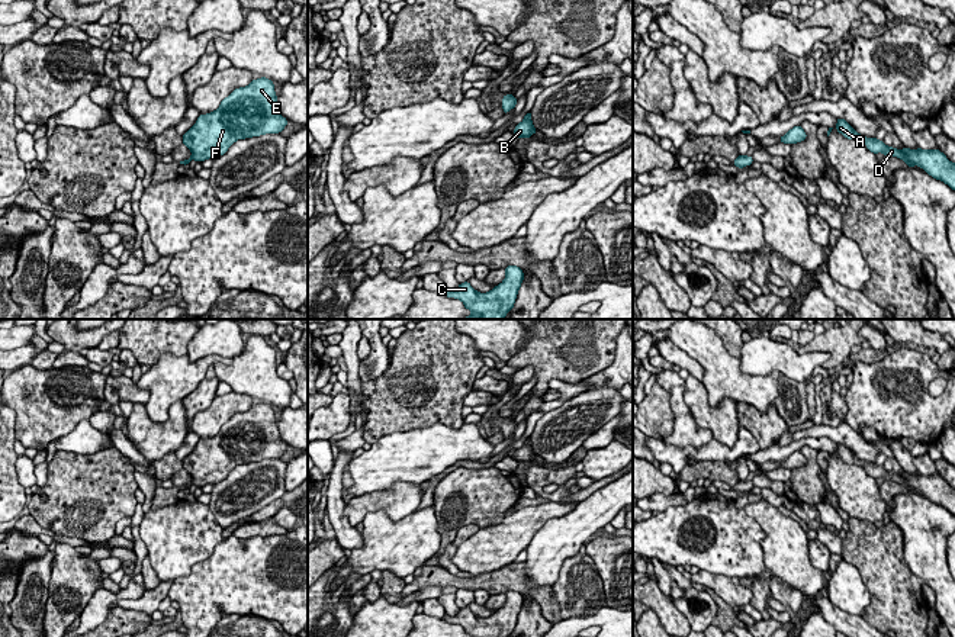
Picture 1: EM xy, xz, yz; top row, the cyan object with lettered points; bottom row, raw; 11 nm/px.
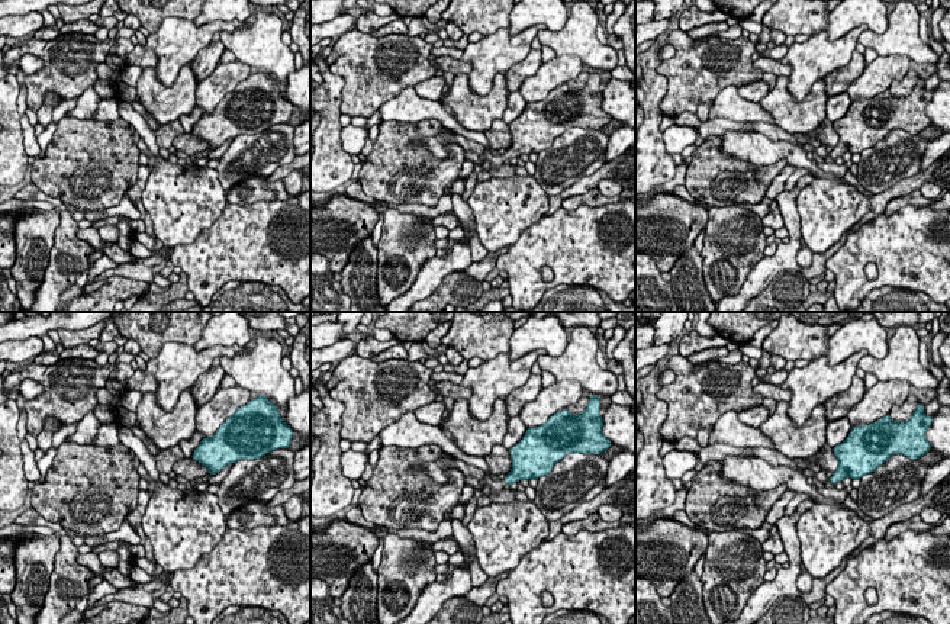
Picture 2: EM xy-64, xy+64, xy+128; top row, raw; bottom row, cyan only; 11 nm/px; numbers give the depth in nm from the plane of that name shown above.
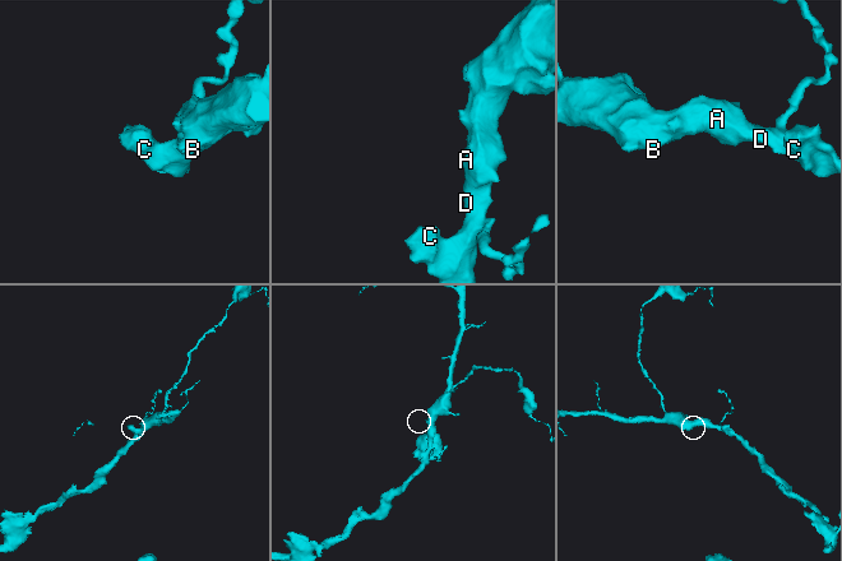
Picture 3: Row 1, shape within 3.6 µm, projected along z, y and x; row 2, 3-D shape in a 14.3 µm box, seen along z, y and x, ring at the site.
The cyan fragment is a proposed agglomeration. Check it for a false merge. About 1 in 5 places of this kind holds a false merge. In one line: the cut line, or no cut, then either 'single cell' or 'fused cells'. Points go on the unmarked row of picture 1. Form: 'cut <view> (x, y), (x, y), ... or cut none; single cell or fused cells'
cut none; single cell

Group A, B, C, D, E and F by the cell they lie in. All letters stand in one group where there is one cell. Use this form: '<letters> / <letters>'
A B C D E F

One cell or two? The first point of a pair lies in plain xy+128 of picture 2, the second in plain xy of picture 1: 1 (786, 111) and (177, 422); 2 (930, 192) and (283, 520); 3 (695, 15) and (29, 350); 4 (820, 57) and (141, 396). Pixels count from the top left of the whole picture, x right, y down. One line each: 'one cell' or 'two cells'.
1: one cell
2: one cell
3: two cells
4: two cells

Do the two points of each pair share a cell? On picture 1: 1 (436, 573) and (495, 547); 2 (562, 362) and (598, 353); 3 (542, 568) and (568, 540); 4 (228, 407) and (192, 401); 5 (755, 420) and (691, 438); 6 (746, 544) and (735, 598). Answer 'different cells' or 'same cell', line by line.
1: different cells
2: same cell
3: same cell
4: different cells
5: different cells
6: different cells

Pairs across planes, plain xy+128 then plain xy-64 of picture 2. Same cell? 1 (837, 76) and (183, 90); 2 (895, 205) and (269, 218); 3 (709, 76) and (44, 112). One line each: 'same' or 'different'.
1: different
2: different
3: different

